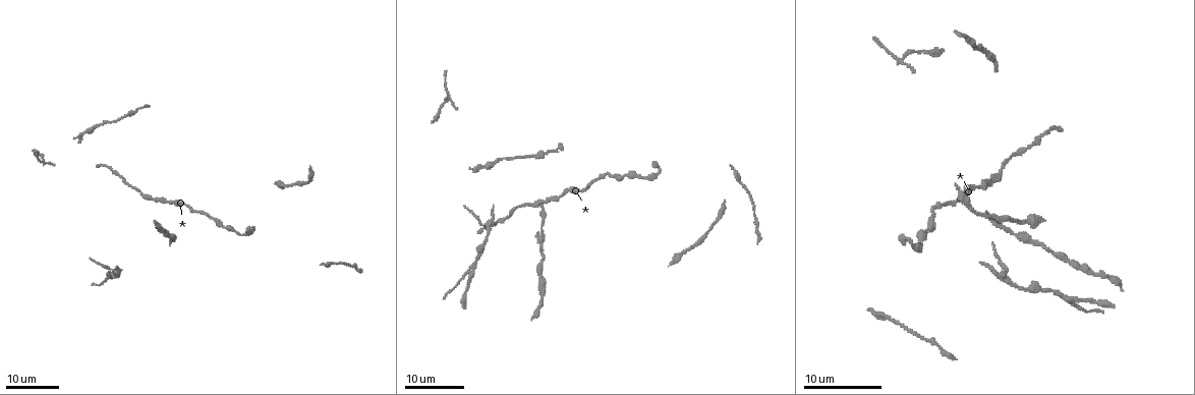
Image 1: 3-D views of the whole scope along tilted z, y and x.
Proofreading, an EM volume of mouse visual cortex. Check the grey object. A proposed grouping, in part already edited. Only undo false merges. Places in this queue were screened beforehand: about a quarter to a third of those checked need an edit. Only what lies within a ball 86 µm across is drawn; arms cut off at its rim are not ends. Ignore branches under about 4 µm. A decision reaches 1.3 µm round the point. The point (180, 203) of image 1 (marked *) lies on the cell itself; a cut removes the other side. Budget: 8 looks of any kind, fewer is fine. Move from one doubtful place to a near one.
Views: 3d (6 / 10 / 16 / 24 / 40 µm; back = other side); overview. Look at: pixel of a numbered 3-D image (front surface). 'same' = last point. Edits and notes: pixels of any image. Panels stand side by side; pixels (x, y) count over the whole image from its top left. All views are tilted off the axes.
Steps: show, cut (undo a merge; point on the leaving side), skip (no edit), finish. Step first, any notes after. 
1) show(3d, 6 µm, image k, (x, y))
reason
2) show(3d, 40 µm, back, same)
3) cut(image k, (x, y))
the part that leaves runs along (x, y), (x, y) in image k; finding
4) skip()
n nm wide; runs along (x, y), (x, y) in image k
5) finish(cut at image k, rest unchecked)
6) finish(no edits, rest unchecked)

show(3d, 24 µm, image 1, (1025, 242))
three arms meet

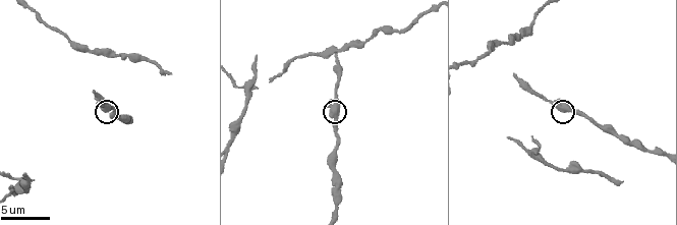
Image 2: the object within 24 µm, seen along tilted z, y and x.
show(3d, 10 µm, image 2, (560, 109))
zoom in

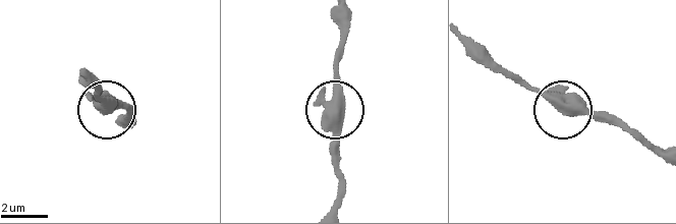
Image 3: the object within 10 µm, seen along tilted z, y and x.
skip()
side arm 16 µm; 3 arms; all the same cell

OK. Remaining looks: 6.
show(3d, 16 µm, image 1, (898, 61))
two arms in line, one across

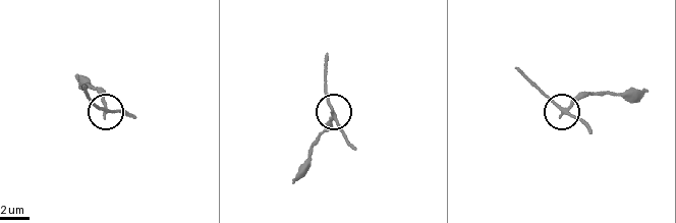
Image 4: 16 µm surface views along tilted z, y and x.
show(3d, 10 µm, image 4, (565, 112))

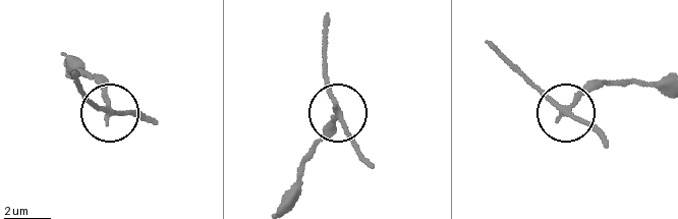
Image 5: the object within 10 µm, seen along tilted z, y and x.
cut(image 5, (133, 114))
the part that leaves runs along (335, 113), (324, 49), (329, 15) in image 5; two cells meet here

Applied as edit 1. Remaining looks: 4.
show(overview)

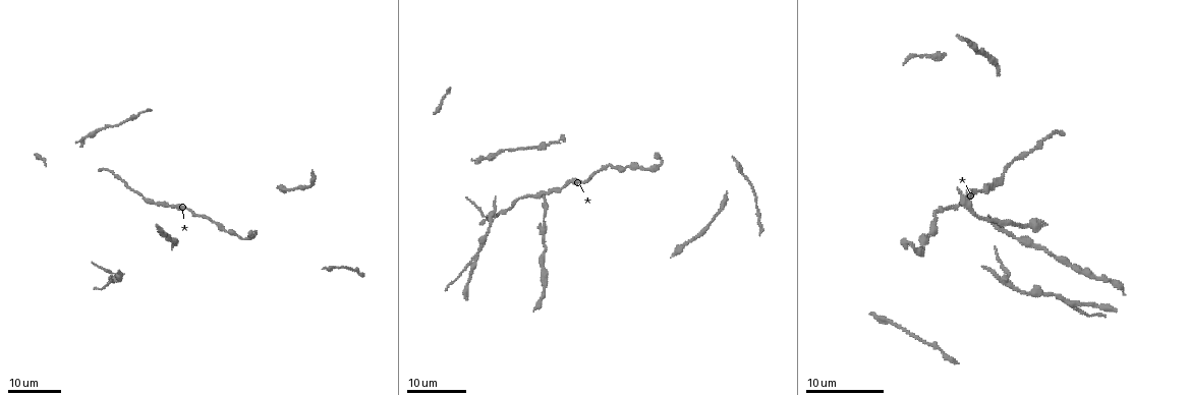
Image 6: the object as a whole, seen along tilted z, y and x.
show(3d, 16 µm, image 6, (659, 163))

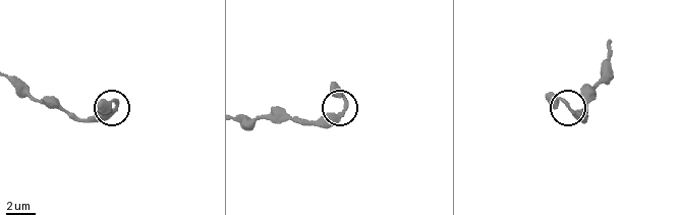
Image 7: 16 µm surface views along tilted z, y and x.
show(3d, 6 µm, image 7, (344, 111))
closer look

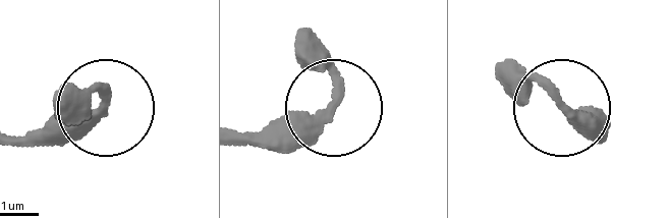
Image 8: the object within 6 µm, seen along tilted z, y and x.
skip()
runs along (10, 140), (58, 143), (101, 99), (84, 88), (56, 99) in image 8; continuous, no second cell

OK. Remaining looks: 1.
show(3d, 6 µm, image 2, (246, 89))
looks like a crossing

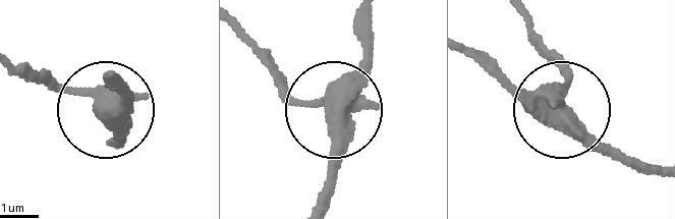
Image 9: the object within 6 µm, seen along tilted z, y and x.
cut(image 9, (56, 92))
5 arms; the part that leaves runs along (106, 94), (52, 88), (8, 64) in image 9; two cells meet here

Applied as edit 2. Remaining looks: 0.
finish(cut at image 5, cut at image 9, rest unchecked)

